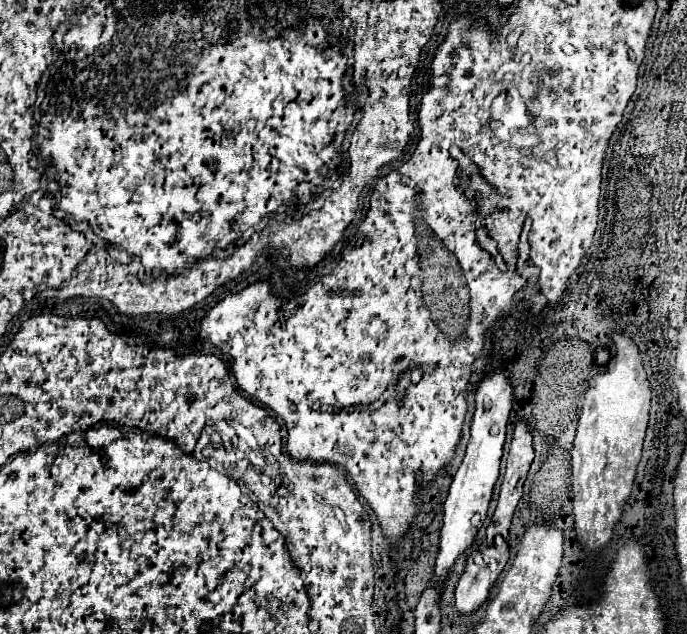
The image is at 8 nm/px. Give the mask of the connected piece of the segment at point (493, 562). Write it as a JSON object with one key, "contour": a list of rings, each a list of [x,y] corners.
{"contour":[[[495,538],[495,546],[481,544],[467,558],[465,572],[455,588],[455,606],[459,614],[471,614],[489,598],[489,590],[509,560],[509,546],[503,538]]]}

